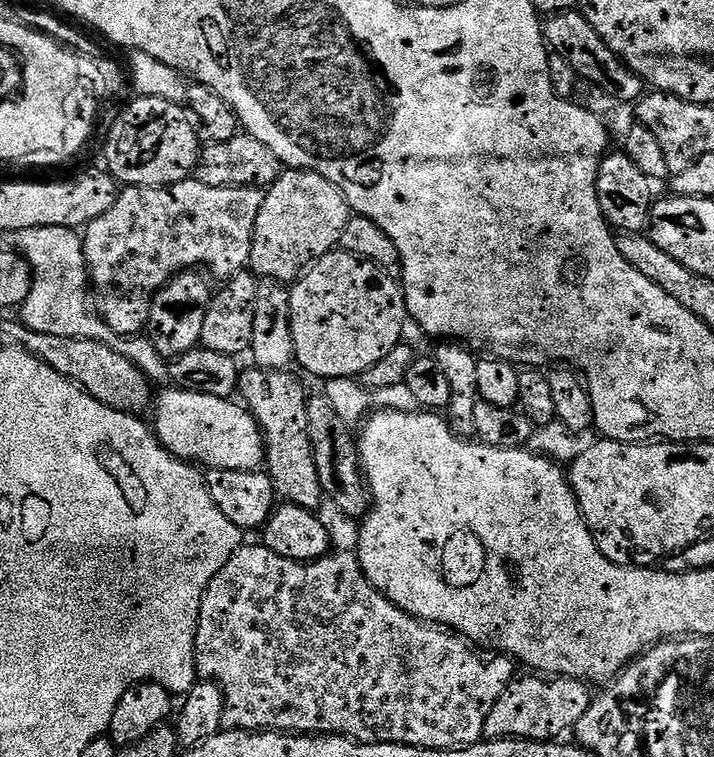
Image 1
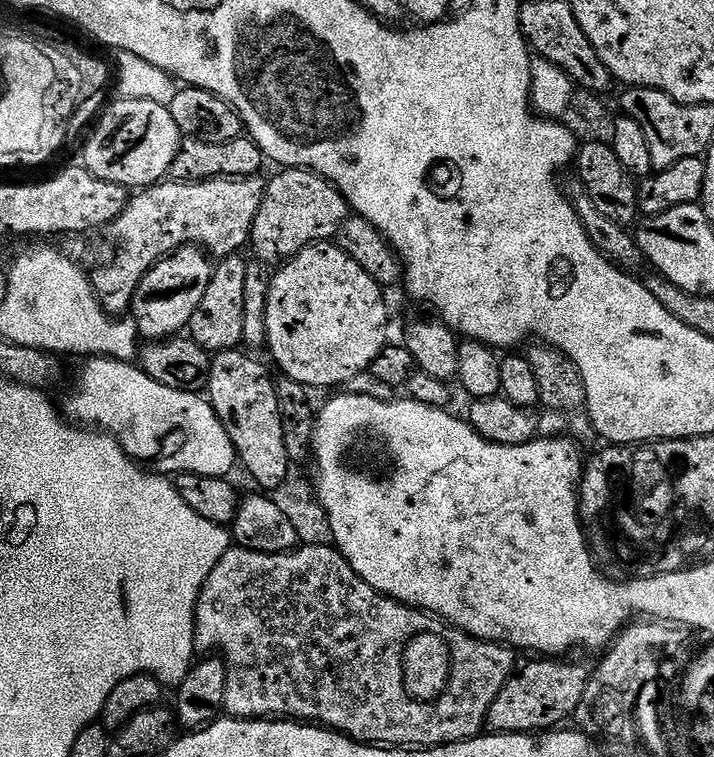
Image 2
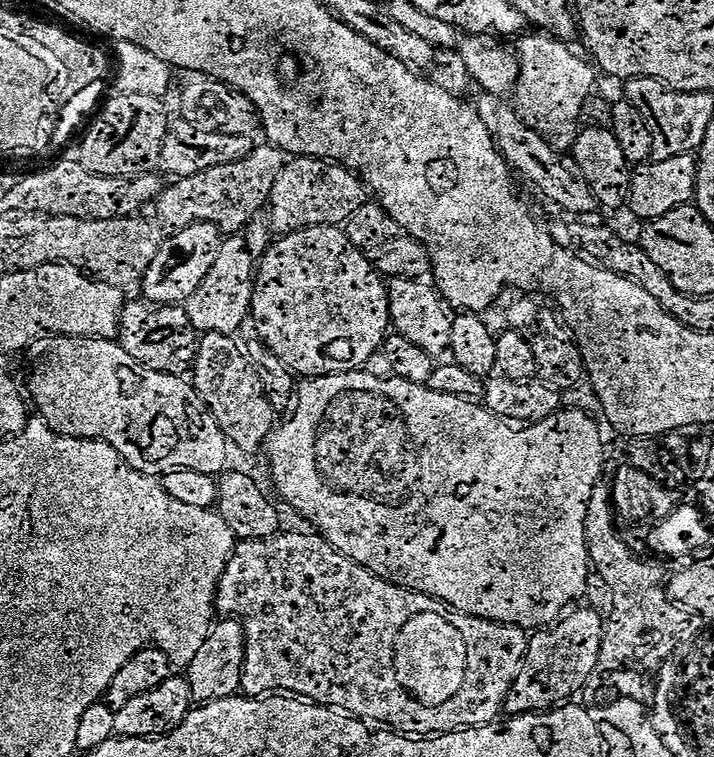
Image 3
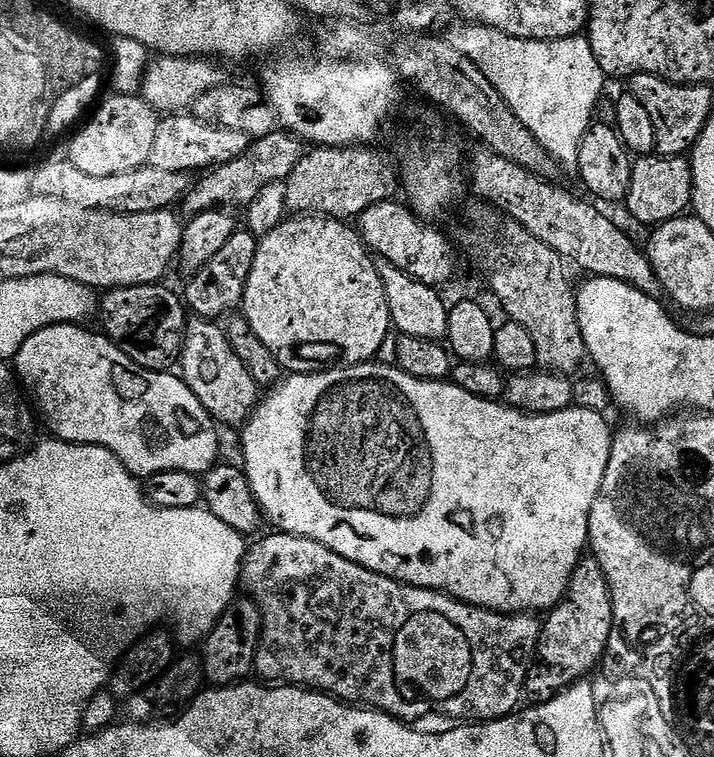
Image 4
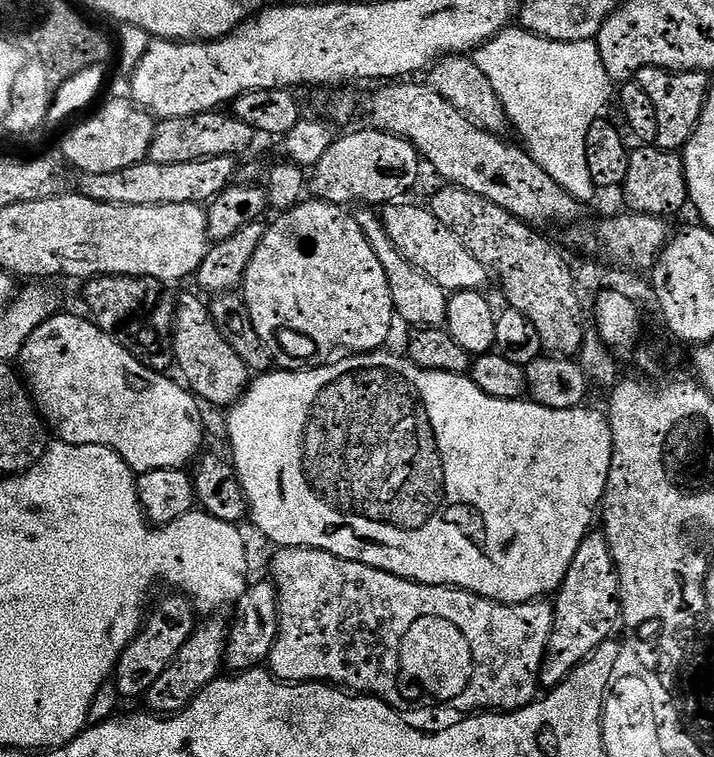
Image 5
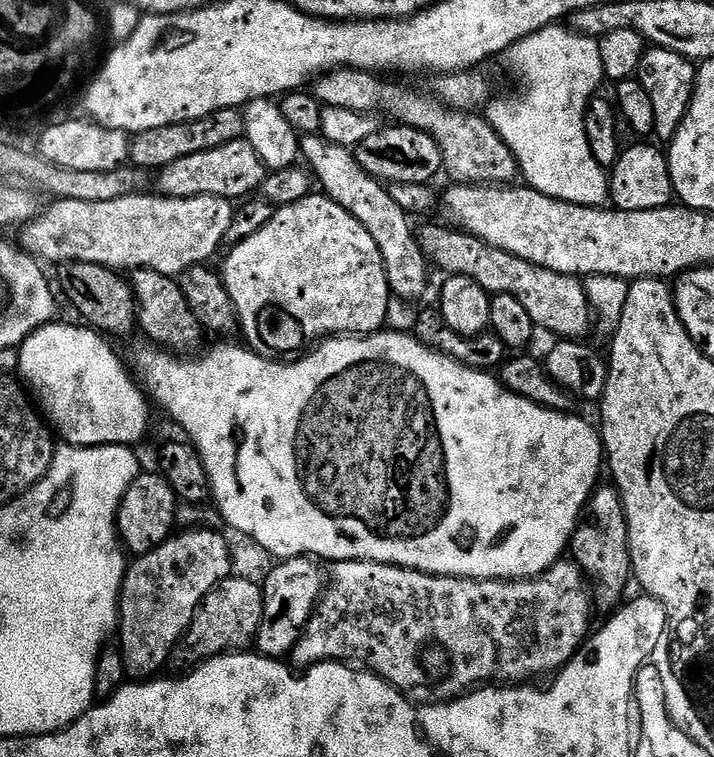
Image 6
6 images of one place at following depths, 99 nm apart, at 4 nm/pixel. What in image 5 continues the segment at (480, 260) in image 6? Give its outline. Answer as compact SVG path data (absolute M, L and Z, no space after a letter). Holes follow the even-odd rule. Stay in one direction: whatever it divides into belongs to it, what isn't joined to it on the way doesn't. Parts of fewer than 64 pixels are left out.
M393 202L383 205L382 219L386 234L389 235L401 257L410 262L419 271L430 278L446 293L475 292L483 289L484 283L490 280L487 268L458 242L458 238L427 207L419 208L416 204L404 204L408 202Z

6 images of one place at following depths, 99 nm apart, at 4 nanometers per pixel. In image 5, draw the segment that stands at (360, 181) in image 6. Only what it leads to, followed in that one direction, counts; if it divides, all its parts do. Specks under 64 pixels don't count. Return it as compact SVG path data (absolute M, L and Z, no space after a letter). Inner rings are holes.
M360 208L355 211L358 226L366 234L371 249L377 254L382 268L386 270L387 282L390 285L391 298L394 300L396 316L402 318L409 327L428 328L441 327L446 322L446 310L448 309L448 294L440 288L432 279L426 278L421 271L406 262L397 251L389 235L386 234L383 219L370 208Z

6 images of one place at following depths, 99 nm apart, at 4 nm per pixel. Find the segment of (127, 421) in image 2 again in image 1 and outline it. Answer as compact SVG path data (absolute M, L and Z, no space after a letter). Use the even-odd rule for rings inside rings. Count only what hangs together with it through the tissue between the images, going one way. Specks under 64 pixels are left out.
M172 386L169 387L169 392L164 392L160 397L158 395L154 400L154 408L156 406L156 428L154 424L154 435L157 440L160 441L161 447L165 449L172 456L177 456L179 460L185 462L191 462L193 465L201 466L205 464L205 469L211 470L214 468L221 468L222 470L238 470L243 472L245 470L256 470L261 467L262 459L264 456L264 440L261 435L261 430L257 426L255 419L253 419L251 413L245 410L239 403L231 404L231 399L222 396L211 396L210 394L198 394L197 392L181 392L179 388Z

